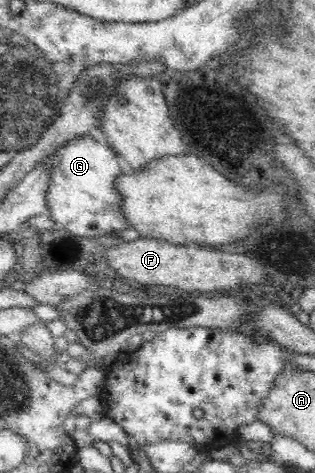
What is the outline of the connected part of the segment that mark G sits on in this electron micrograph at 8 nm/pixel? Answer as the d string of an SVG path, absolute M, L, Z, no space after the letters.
M81 136L53 152L42 162L51 169L47 190L47 208L50 218L60 231L79 238L112 236L129 230L131 223L121 211L121 195L115 180L121 176L117 153L109 144L101 144L92 137Z

